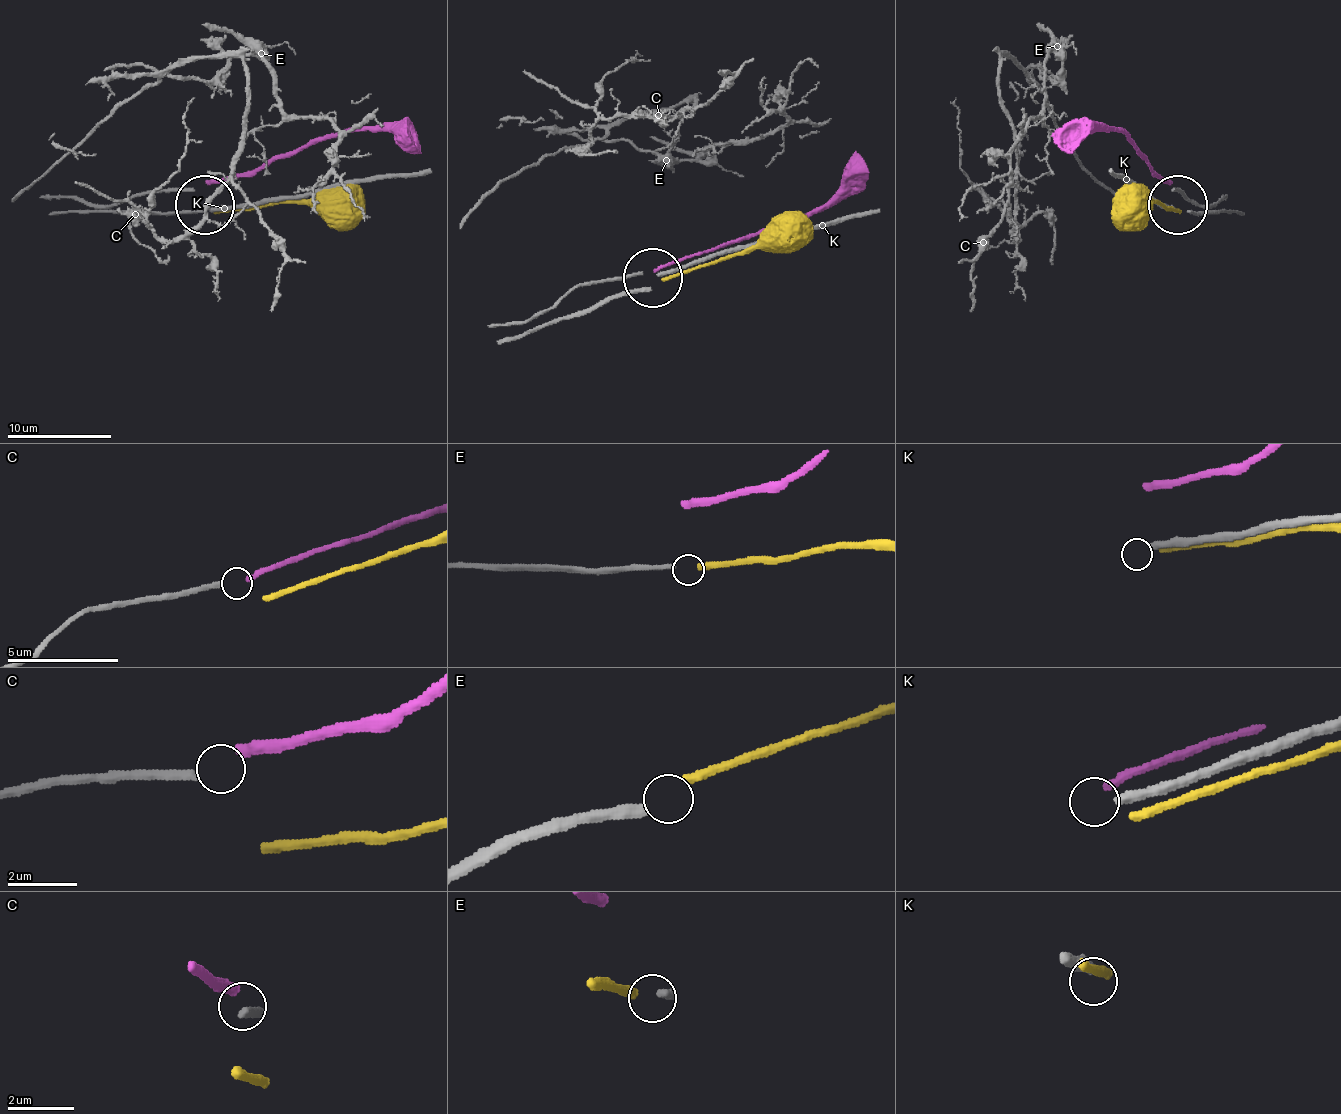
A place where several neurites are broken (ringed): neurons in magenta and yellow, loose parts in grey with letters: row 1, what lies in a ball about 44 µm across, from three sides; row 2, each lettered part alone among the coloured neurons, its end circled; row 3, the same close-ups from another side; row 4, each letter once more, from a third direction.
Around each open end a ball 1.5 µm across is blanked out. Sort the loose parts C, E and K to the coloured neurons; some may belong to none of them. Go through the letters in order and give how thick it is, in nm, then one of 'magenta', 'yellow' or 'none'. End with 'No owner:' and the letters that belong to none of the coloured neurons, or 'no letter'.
C: calibre 240 nm; none
E: calibre 280 nm; none
K: calibre 300 nm; none
No owner: C, E, K

